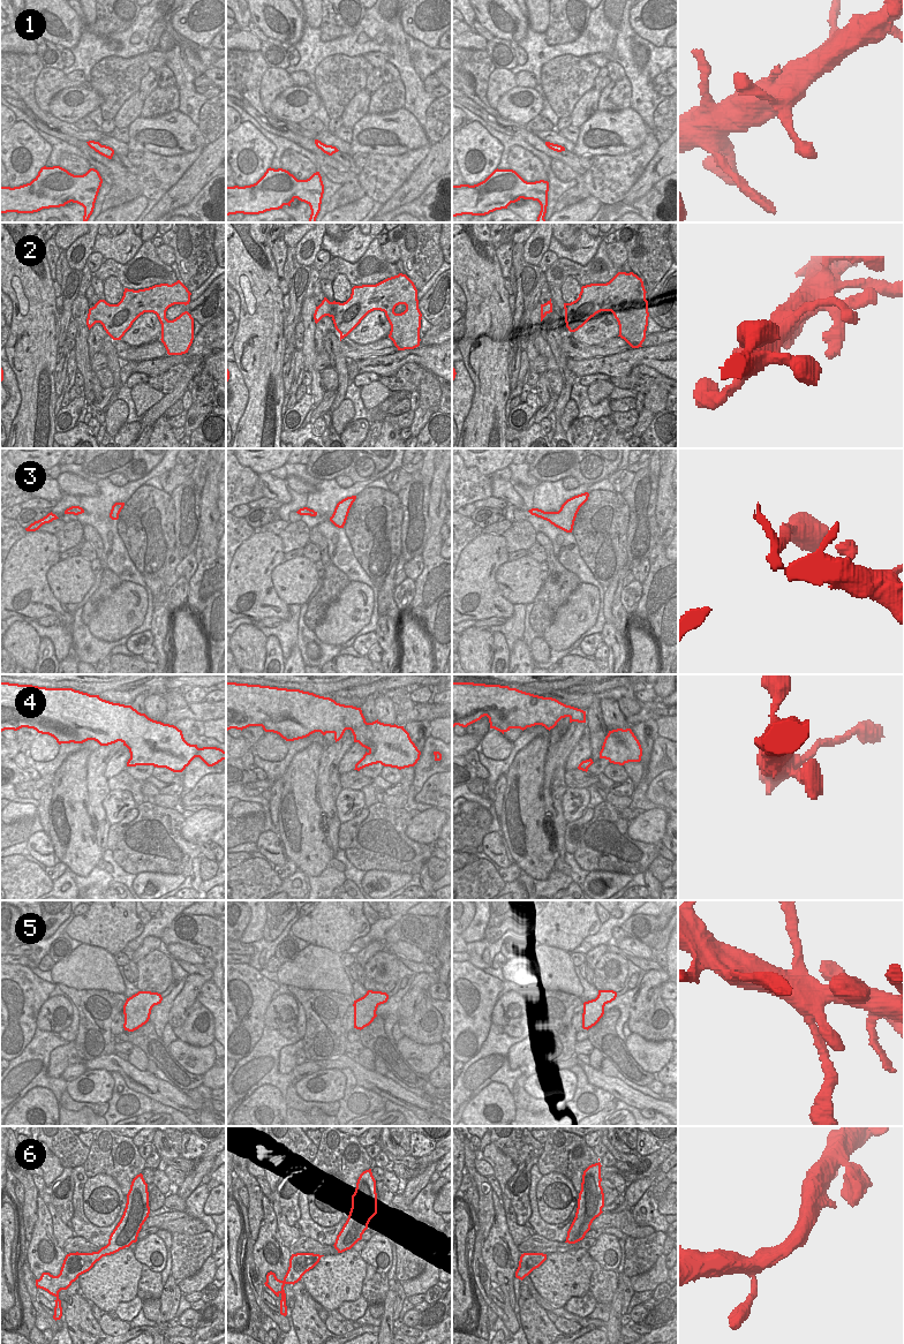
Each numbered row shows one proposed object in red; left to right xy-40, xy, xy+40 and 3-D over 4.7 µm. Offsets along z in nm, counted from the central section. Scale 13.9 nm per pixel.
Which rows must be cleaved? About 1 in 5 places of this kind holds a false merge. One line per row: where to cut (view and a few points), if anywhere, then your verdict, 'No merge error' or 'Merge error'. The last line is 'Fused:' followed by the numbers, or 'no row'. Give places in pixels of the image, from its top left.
1: No split. No merge error
2: No split. No merge error
3: No split. No merge error
4: No split. No merge error
5: No split. No merge error
6: No split. No merge error
Fused: no row.

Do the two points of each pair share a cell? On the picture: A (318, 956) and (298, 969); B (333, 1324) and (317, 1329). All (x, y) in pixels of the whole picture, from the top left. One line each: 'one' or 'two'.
A: one
B: two

